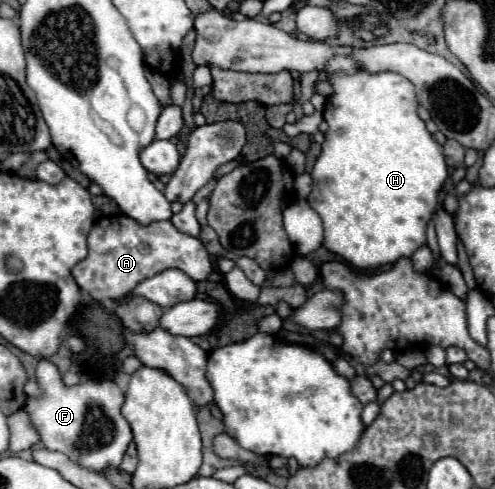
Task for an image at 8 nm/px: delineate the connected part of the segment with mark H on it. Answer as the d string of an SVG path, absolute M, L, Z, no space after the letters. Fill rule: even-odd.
M334 57L328 61L328 71L332 73L328 79L334 85L334 95L328 97L326 101L326 109L324 109L324 119L328 121L330 129L326 133L326 141L322 143L322 153L316 159L314 171L312 171L312 193L308 195L308 203L310 207L320 215L322 225L324 225L324 247L336 255L340 255L346 263L350 263L356 269L368 271L368 269L376 269L380 265L388 265L394 263L402 257L412 257L412 253L426 245L426 223L432 217L432 213L438 207L438 193L448 177L448 169L446 169L446 161L444 161L444 153L442 153L442 145L438 145L434 141L434 137L428 133L424 121L418 117L416 109L418 109L418 101L414 97L414 85L410 85L410 81L406 81L406 77L398 75L398 73L378 73L378 75L370 75L364 69L358 69L354 65L352 57Z

